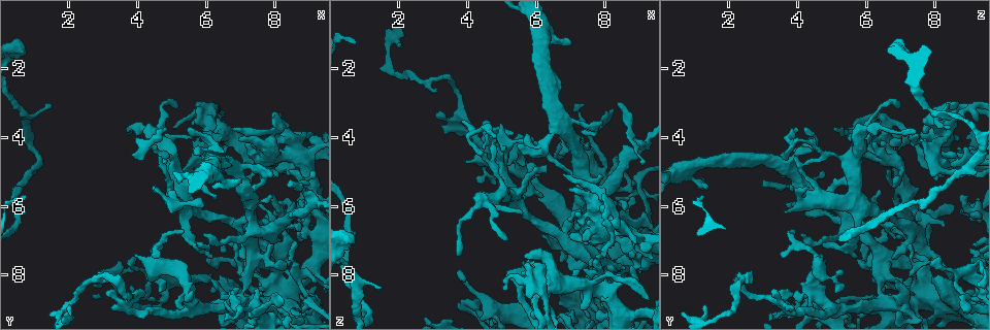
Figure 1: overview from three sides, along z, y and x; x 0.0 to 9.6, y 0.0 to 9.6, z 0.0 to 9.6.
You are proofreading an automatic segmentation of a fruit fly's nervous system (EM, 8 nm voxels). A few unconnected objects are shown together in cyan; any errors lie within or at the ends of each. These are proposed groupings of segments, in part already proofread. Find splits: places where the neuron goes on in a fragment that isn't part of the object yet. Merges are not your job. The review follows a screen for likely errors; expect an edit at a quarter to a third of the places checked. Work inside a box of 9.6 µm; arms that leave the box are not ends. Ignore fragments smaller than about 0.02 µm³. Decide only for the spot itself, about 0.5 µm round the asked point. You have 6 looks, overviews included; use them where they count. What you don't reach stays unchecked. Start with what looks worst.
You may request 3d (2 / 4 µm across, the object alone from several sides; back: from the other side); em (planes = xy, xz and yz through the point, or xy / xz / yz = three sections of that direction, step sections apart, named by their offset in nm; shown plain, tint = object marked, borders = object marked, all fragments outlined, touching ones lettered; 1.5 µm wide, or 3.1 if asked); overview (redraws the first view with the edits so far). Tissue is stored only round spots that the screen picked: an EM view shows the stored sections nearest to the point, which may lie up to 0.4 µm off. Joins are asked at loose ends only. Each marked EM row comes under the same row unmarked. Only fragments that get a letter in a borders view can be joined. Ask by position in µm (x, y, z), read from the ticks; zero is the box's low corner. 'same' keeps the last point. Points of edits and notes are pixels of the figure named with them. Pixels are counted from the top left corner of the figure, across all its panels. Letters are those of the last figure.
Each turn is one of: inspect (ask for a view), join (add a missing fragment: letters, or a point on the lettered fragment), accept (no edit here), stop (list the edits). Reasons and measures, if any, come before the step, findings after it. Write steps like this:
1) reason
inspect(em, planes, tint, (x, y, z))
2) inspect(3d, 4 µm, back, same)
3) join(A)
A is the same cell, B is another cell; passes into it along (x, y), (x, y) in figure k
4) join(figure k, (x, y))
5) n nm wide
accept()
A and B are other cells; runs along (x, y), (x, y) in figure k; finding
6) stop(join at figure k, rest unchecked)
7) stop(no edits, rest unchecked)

thin end
inspect(em, xy, step 4, tint, (3.75, 7.75, 7.85))

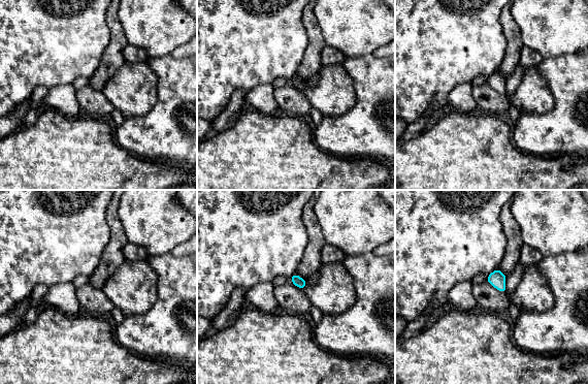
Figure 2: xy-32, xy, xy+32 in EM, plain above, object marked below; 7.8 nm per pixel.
cut it another way
inspect(em, planes, borders, same)

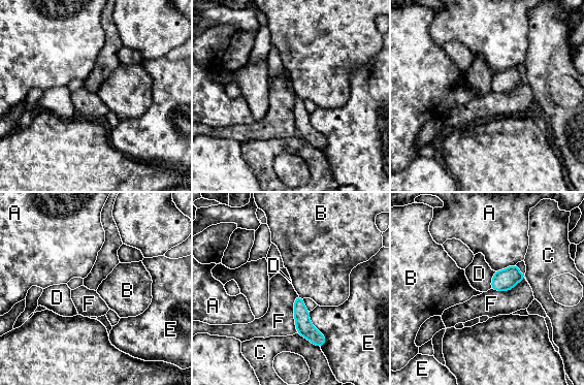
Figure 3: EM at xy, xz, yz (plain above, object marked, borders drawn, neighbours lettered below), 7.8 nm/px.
100 nm wide
accept()
A, B, C, D, E and F are other cells; runs along (298, 299), (302, 323), (319, 344) in figure 3; no lettered fragment goes on from it

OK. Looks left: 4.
branch stops here
inspect(3d, 2 µm, (6.15, 7.45, 5.75))

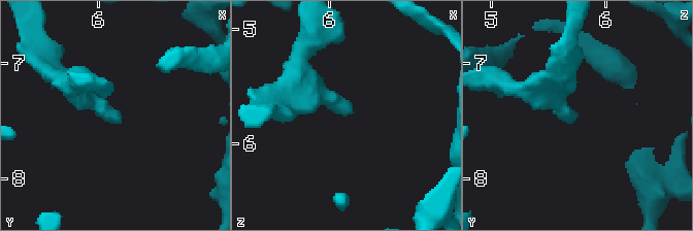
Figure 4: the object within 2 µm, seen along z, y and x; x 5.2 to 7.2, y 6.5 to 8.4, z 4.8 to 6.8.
inspect(em, planes, borders, (6.18, 7.48, 5.74))

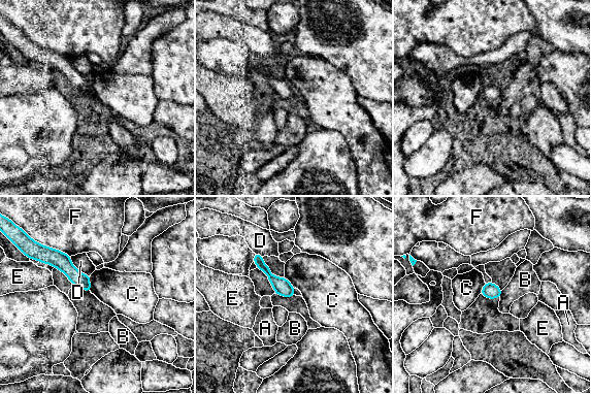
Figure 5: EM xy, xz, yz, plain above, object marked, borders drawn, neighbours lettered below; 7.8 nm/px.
accept()
A, B, C, D, E and F are other cells; runs along (258, 262), (278, 284), (291, 293) in figure 5; no lettered fragment goes on from it

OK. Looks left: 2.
stop(no edits, rest unchecked)

